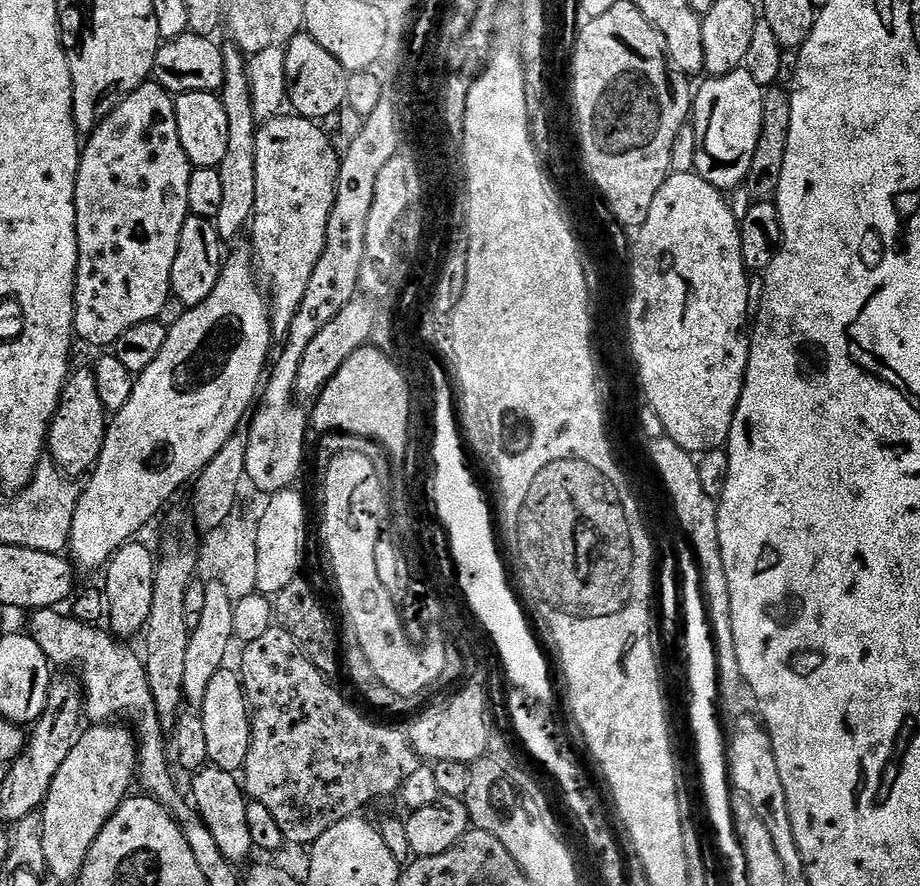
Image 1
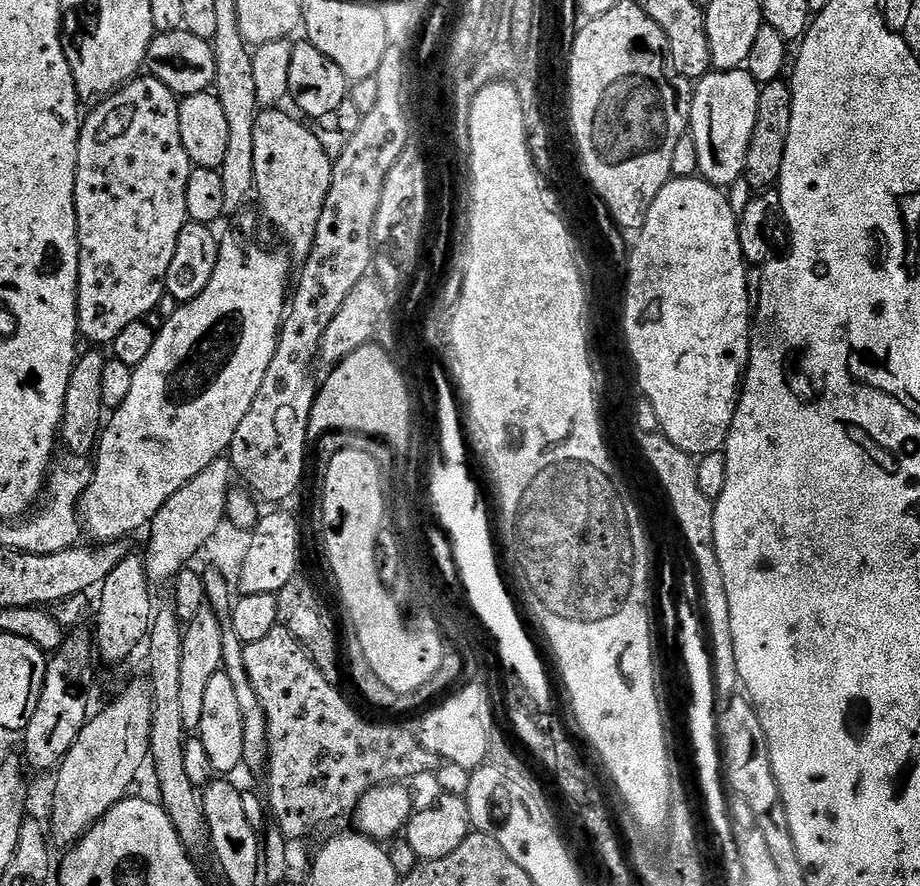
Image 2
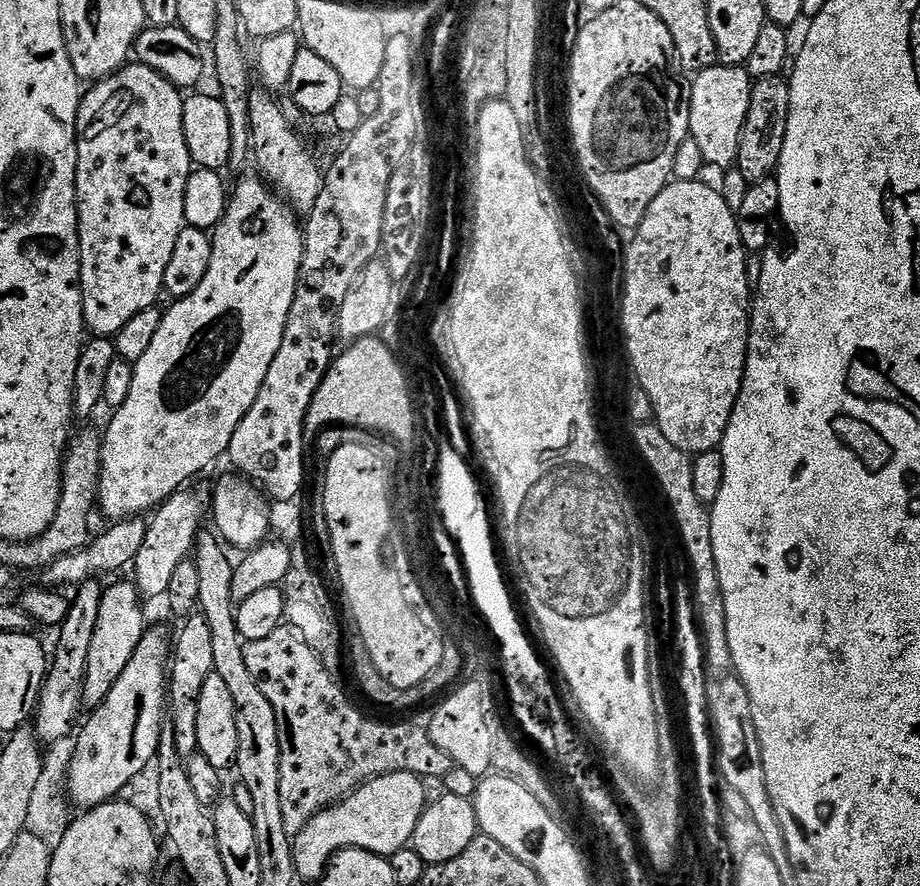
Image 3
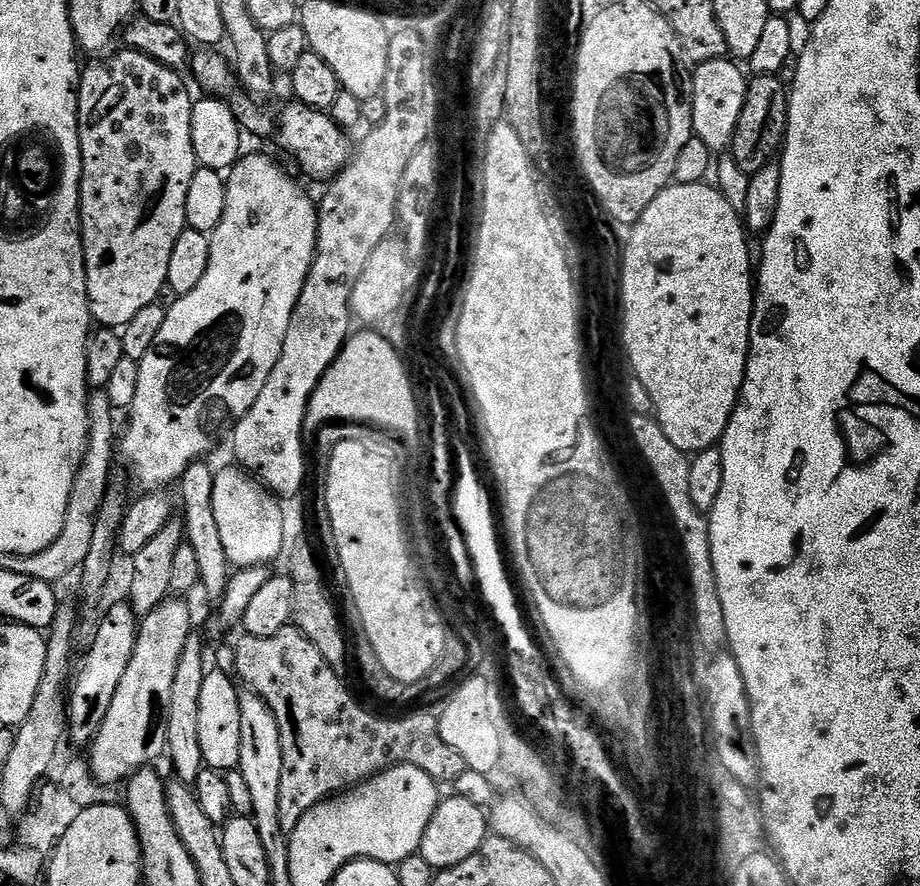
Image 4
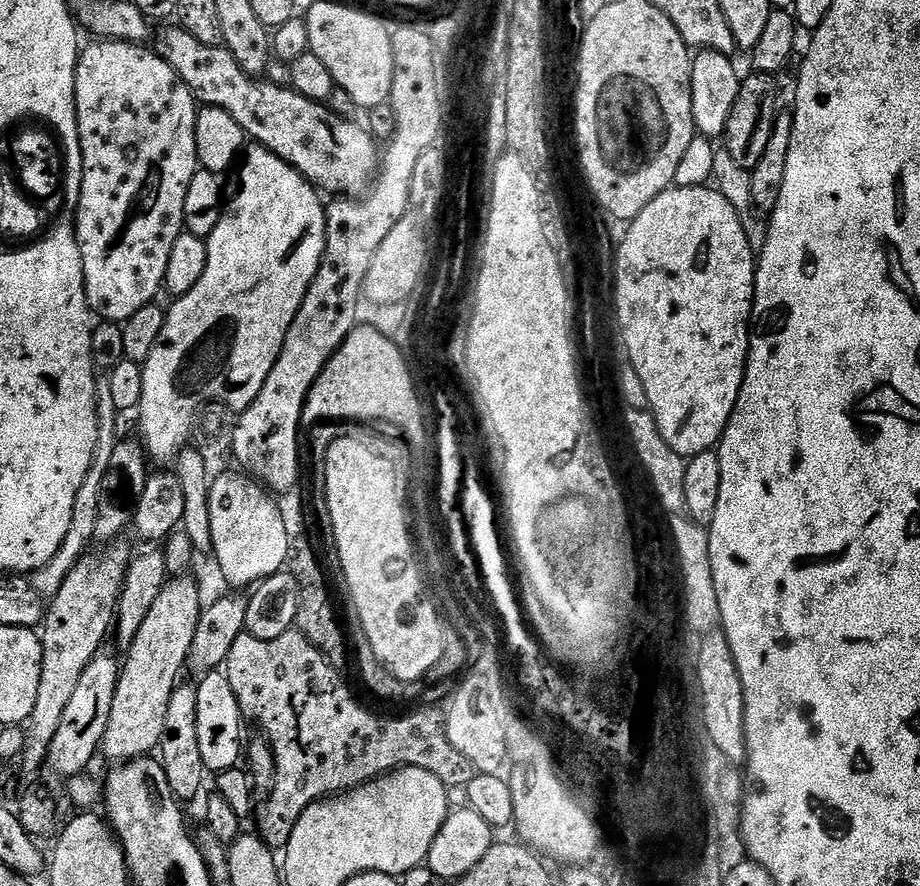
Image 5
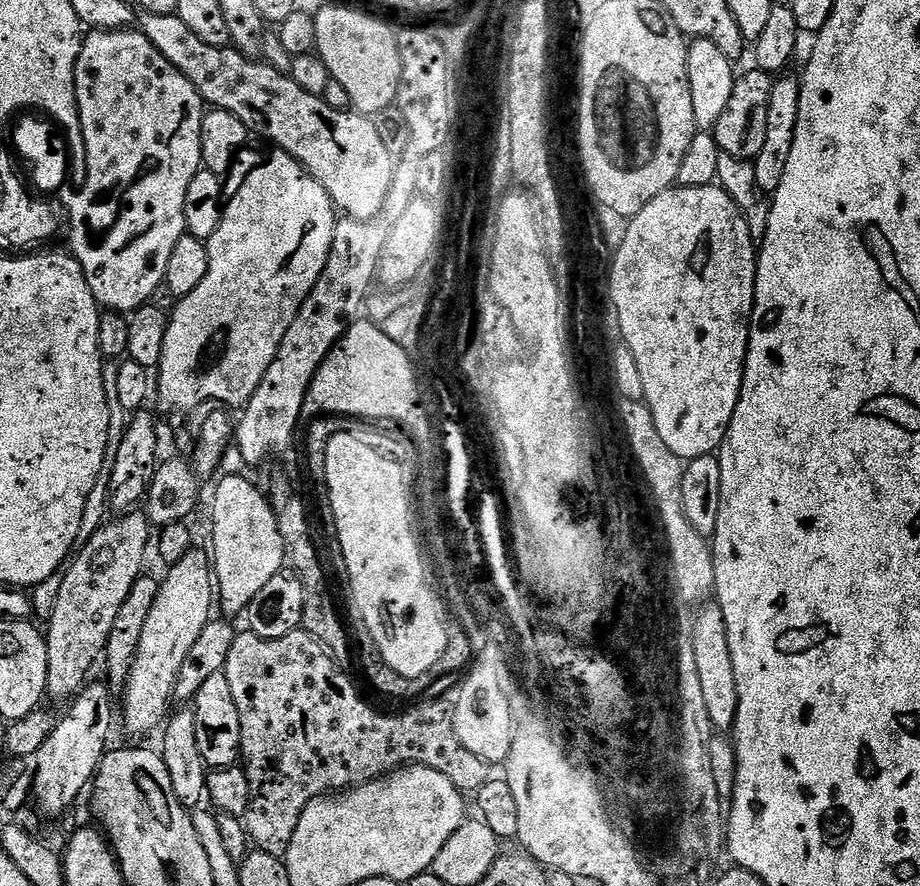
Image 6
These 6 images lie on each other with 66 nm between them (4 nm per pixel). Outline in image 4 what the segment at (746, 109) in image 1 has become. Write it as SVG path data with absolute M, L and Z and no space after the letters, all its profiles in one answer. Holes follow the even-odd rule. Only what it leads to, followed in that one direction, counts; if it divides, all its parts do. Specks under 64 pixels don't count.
M725 58L695 65L692 72L692 130L695 139L706 142L713 154L724 154L731 149L734 130L746 102L749 77L739 67L743 68Z

